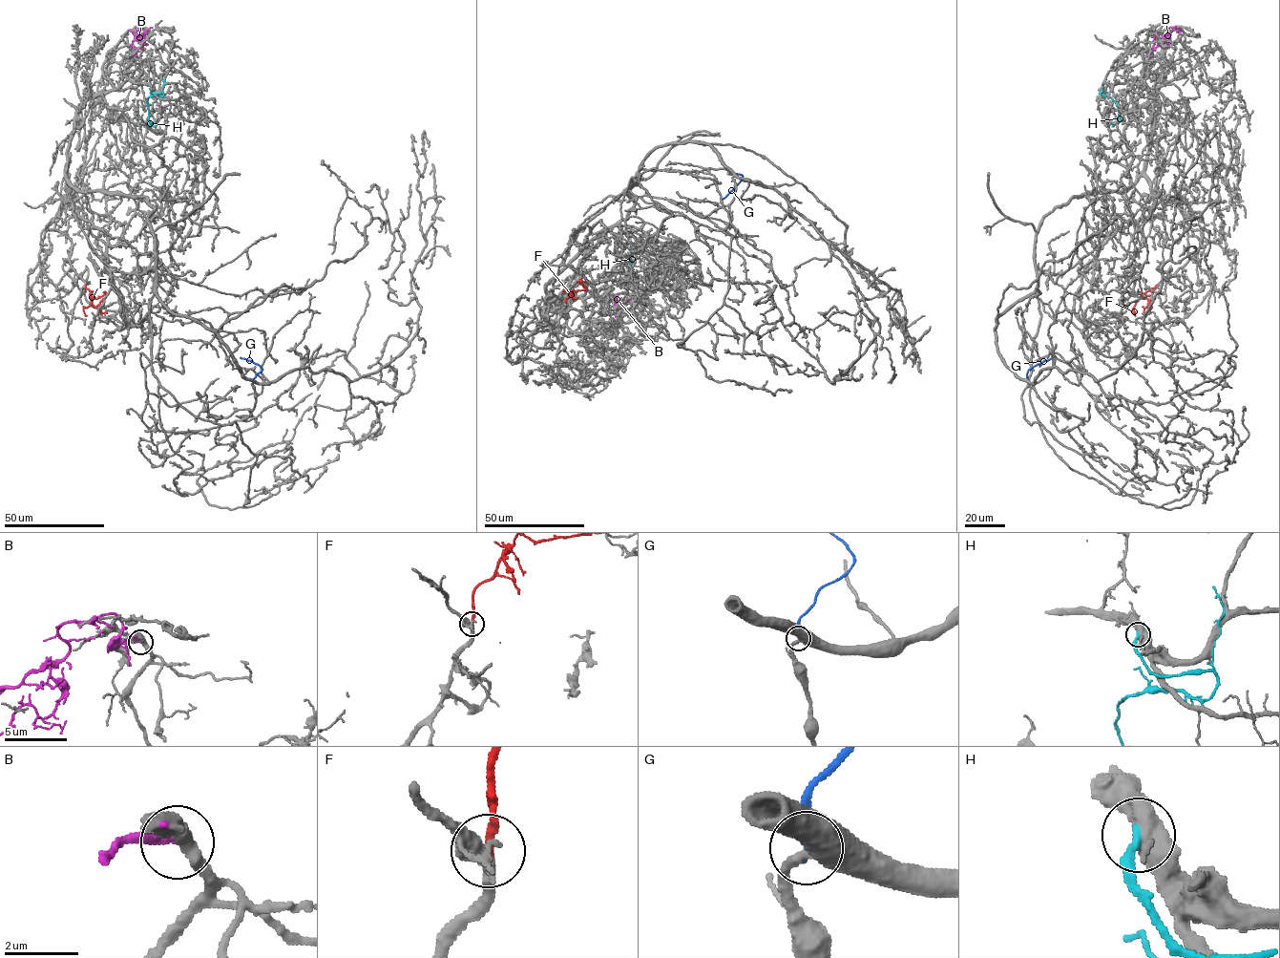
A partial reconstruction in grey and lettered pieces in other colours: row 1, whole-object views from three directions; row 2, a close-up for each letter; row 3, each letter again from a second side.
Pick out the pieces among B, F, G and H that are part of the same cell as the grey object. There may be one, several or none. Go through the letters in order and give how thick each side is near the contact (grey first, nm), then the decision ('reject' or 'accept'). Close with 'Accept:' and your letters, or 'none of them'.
B: calibres 360 and 180 nm; reject
F: calibres 400 and 200 nm; accept
G: calibres 400 and 240 nm; reject
H: calibres 550 and 200 nm; reject
Accept: F

